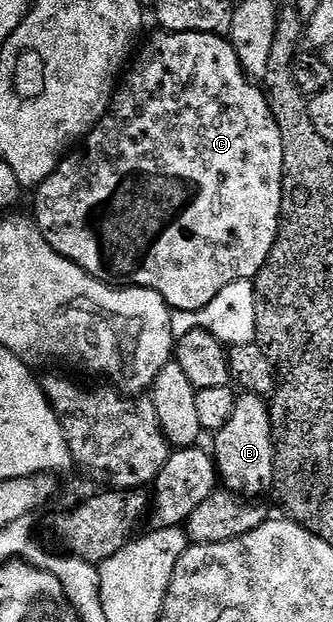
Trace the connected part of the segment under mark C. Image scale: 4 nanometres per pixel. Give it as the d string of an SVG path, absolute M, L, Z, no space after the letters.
M158 31L158 34L138 53L138 58L129 62L120 84L115 88L114 100L97 125L86 134L80 147L67 152L56 167L56 171L39 185L34 197L33 220L38 230L48 239L61 257L76 263L97 281L105 281L115 287L135 289L155 289L166 301L171 310L195 313L228 283L249 281L257 277L264 267L268 255L278 238L278 222L282 219L282 180L284 175L284 141L280 139L280 129L266 102L266 94L258 89L253 80L242 70L236 51L225 36L210 33L171 33Z

